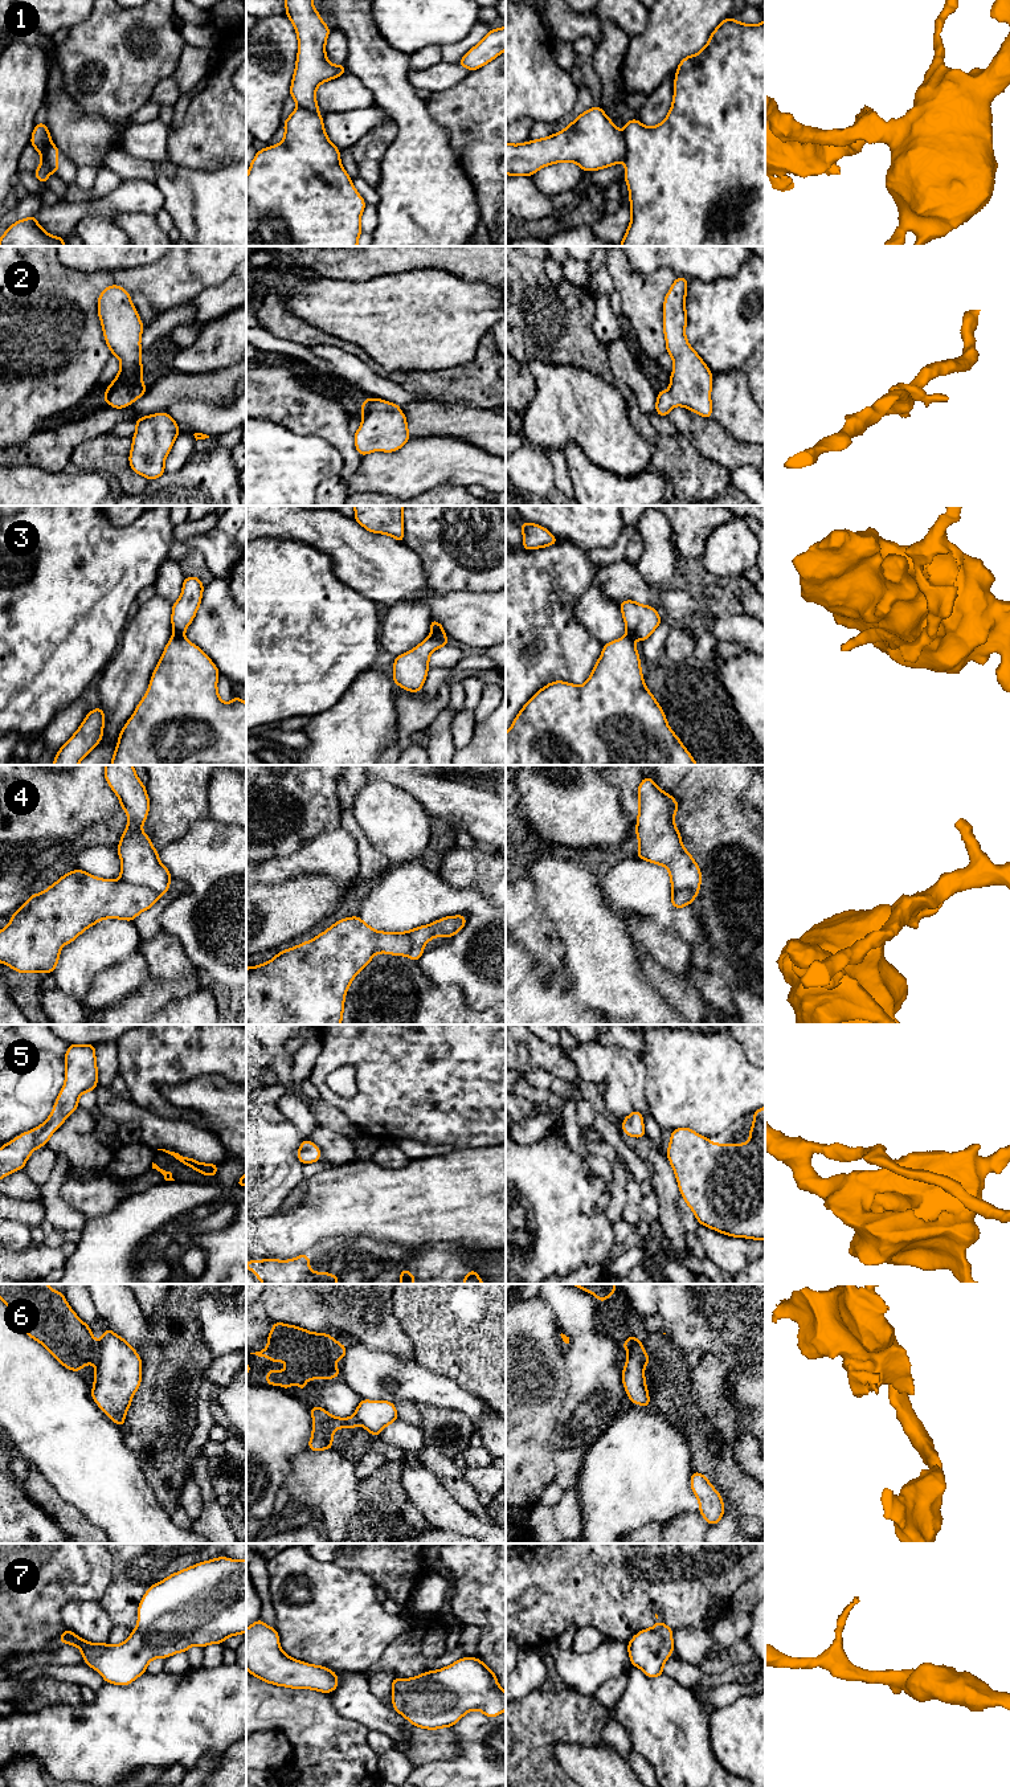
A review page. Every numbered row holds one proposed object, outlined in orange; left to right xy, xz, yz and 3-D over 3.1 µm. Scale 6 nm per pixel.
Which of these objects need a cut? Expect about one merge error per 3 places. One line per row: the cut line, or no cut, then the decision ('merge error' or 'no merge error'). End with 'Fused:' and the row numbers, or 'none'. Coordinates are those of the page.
1: cut in xy along (49, 144), (45, 150), (45, 159), (53, 171); merge error
2: no cut; no merge error
3: cut in xz along (442, 630), (432, 633); merge error
4: cut in xy along (121, 878), (129, 883), (147, 886), (158, 896); merge error
5: no cut; no merge error
6: cut in xy along (97, 1349), (95, 1364); merge error
7: no cut; no merge error
Fused: 1, 3, 4, 6

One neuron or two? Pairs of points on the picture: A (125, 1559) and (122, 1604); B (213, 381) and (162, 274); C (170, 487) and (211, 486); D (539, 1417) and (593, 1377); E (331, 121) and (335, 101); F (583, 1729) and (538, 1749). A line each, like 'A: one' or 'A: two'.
A: one
B: two
C: one
D: two
E: two
F: one

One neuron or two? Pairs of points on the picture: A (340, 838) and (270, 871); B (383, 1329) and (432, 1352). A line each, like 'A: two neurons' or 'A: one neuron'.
A: one neuron
B: two neurons

